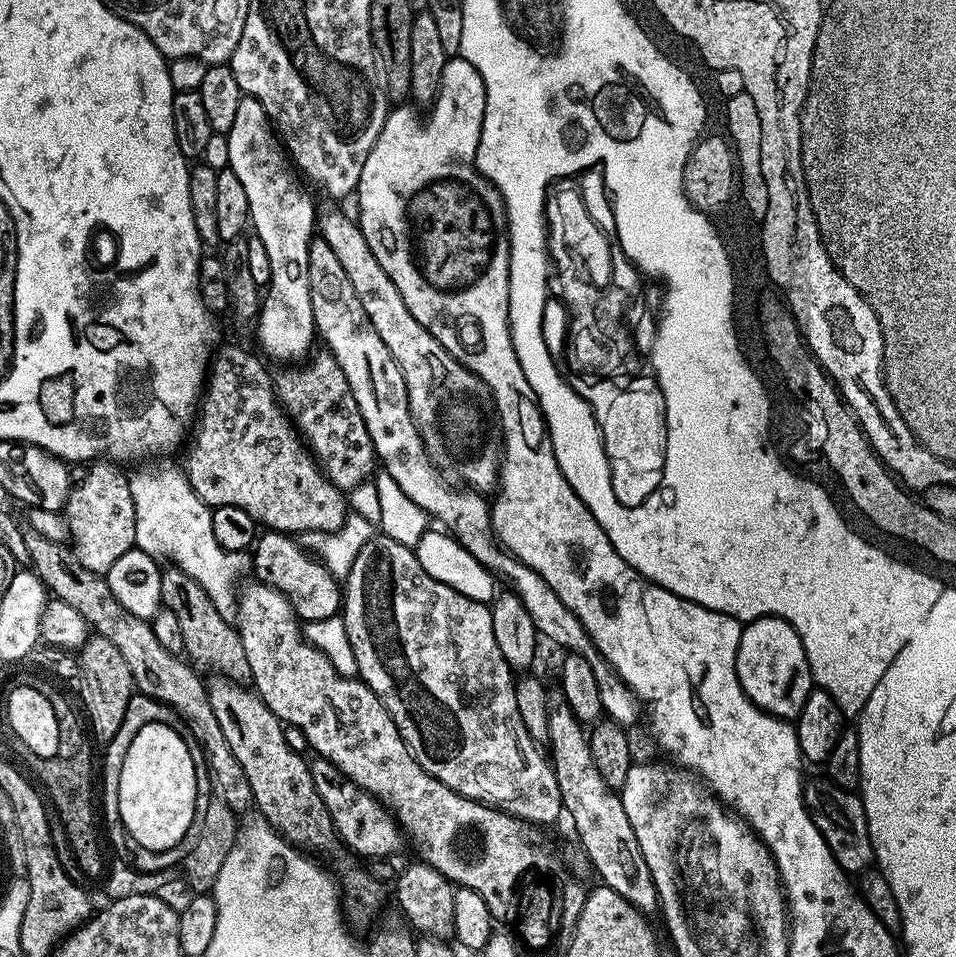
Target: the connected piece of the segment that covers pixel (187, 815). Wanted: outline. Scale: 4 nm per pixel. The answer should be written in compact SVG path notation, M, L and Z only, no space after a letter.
M147 724L134 734L118 778L118 814L131 843L154 852L166 852L182 842L194 818L196 771L192 749L177 729Z

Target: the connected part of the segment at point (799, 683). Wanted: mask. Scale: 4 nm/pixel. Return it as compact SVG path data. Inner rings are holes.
M759 616L740 629L736 673L742 690L763 712L789 722L795 721L814 689L812 671L802 638L782 618Z

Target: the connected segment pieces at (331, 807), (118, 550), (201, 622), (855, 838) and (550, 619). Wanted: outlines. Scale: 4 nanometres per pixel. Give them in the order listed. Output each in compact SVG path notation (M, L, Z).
M313 759L310 767L314 790L318 790L318 798L322 798L343 847L345 844L350 851L357 852L360 856L392 856L399 850L402 829L396 823L395 816L376 797L358 787L349 776L342 774L342 770L338 770L338 766L328 760Z
M101 458L76 466L71 469L72 485L64 503L63 517L68 524L70 547L75 552L78 562L86 566L86 570L106 574L122 554L132 549L135 542L135 510L134 500L131 498L130 486L125 470L116 462L109 462Z
M165 567L160 574L160 603L163 607L174 610L174 614L178 617L178 627L182 629L182 642L184 643L183 655L197 669L209 668L212 674L226 680L251 681L250 662L246 662L246 649L242 647L242 638L236 630L235 623L227 621L226 618L222 618L221 614L218 614L218 609L210 600L210 595L206 594L206 590L194 578L190 578L190 575L180 568Z
M821 778L817 784L809 783L804 790L804 802L812 814L814 826L822 834L826 846L834 854L838 866L849 874L864 872L873 867L876 855L872 849L872 839L868 833L864 801L855 791L840 788L827 778Z
M313 238L308 243L308 285L310 310L314 314L319 339L324 339L323 347L331 352L338 366L342 366L342 374L346 374L346 382L350 382L354 402L358 402L358 410L362 410L362 422L366 422L370 442L383 471L388 472L390 478L398 482L398 486L402 486L402 494L406 494L410 502L428 513L433 521L441 520L456 535L453 536L455 543L478 558L478 562L482 562L482 566L486 566L493 576L501 581L508 580L507 587L526 606L537 633L543 639L545 636L550 643L564 648L565 653L577 652L582 658L586 658L586 662L590 662L594 679L598 681L604 716L625 730L631 729L631 724L639 716L641 719L641 705L636 695L612 669L610 662L602 658L602 654L586 634L582 622L578 622L570 606L566 606L566 602L562 602L562 598L558 598L558 594L550 590L550 586L538 573L501 547L492 531L489 501L484 501L485 497L481 493L463 486L453 486L428 457L416 423L412 421L402 370L398 370L398 362L394 362L390 350L386 350L386 342L378 338L378 330L374 330L370 318L366 318L366 310L362 310L362 302L358 302L354 285L346 270L342 270L334 250L330 250L330 246L326 246L326 242L319 238Z

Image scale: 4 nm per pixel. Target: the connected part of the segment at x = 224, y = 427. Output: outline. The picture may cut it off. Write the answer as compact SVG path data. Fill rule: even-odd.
M224 348L215 353L214 359L210 364L210 375L206 380L206 391L202 396L202 403L198 408L198 419L194 424L194 436L196 432L196 441L188 448L188 457L182 461L182 469L189 478L189 484L195 494L202 502L209 505L211 509L221 508L222 506L238 506L238 510L246 510L250 518L256 520L257 525L263 526L268 530L275 530L285 534L299 534L304 531L326 531L332 532L343 526L344 520L350 513L350 507L344 501L345 493L328 481L327 476L320 470L319 464L306 451L301 437L298 435L293 423L284 415L283 408L276 398L276 389L274 387L274 376L268 368L252 352L247 352L244 348Z

